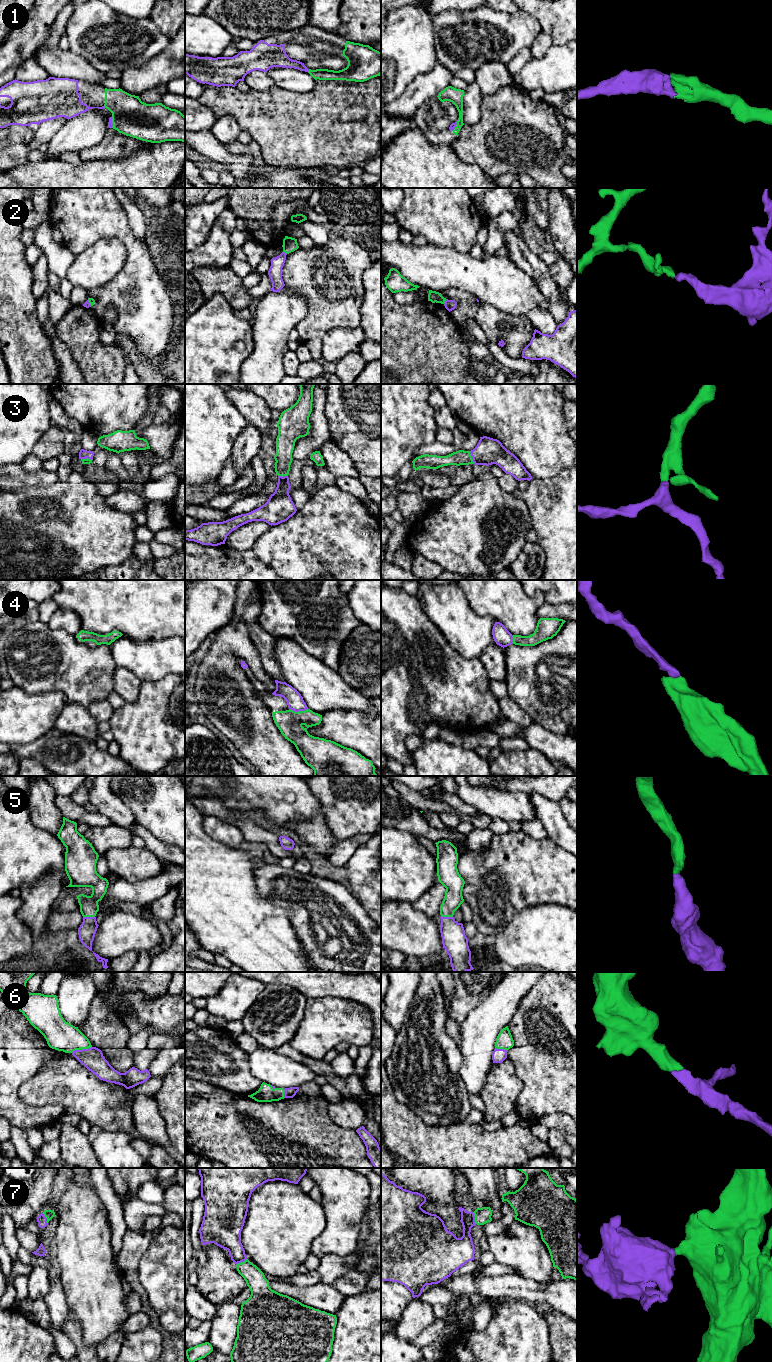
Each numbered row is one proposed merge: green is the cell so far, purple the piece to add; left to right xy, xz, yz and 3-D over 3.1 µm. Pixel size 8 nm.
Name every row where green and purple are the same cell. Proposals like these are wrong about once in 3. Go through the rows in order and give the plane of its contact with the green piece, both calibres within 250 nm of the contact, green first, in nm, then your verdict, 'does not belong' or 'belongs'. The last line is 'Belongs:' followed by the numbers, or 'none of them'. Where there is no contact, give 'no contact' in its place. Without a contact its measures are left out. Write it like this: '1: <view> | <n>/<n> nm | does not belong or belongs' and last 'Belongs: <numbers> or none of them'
1: xz | 100/130 nm | belongs
2: yz | 90/90 nm | does not belong
3: yz | 120/220 nm | belongs
4: xz | 200/140 nm | belongs
5: xy | 150/140 nm | belongs
6: xy | 240/180 nm | belongs
7: yz | 130/160 nm | belongs
Belongs: 1, 3, 4, 5, 6, 7

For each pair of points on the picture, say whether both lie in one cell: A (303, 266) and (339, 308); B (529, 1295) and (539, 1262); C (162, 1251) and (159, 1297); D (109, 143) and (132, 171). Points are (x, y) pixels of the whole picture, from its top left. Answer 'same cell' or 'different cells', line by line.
A: same cell
B: different cells
C: same cell
D: different cells

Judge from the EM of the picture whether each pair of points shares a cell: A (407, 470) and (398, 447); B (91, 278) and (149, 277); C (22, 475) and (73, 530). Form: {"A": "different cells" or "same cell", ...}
{"A": "different cells", "B": "different cells", "C": "different cells"}

